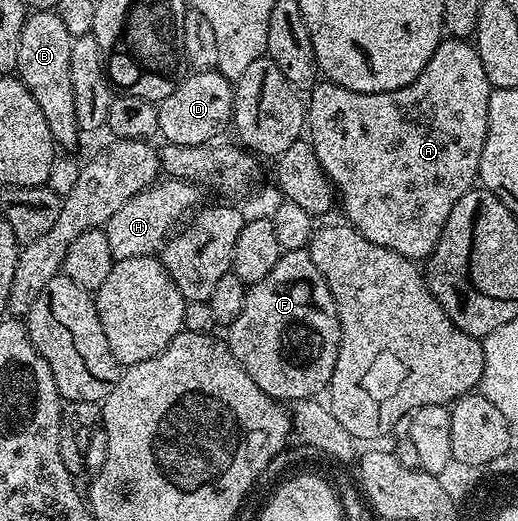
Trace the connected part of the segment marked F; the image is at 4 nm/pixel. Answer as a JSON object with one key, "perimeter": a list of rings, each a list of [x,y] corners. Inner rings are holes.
{"perimeter":[[[288,249],[280,252],[273,271],[255,284],[259,289],[259,327],[255,327],[255,343],[247,343],[243,359],[237,359],[241,367],[261,387],[261,391],[284,403],[298,403],[319,395],[331,383],[331,376],[337,363],[341,327],[337,315],[337,303],[313,259],[306,249]]]}

